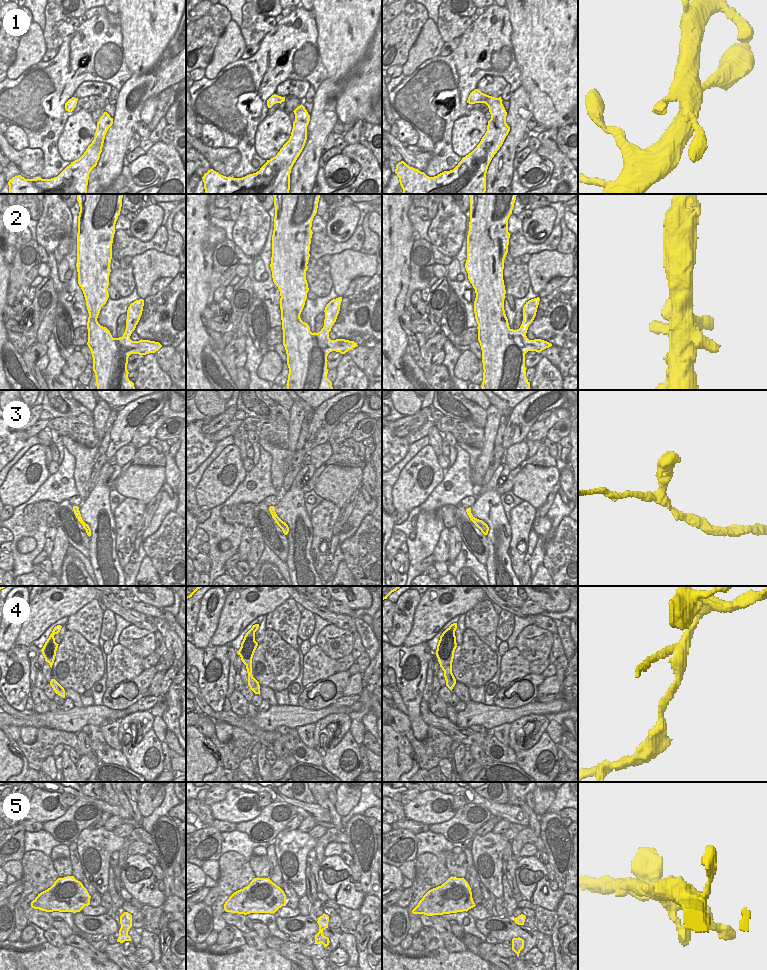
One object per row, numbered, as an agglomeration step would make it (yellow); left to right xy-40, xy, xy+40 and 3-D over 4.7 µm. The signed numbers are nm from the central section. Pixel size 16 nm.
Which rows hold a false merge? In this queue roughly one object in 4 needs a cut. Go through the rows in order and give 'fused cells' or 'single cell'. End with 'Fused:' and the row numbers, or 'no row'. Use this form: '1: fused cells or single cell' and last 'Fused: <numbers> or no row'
1: single cell
2: single cell
3: single cell
4: fused cells
5: single cell
Fused: 4

